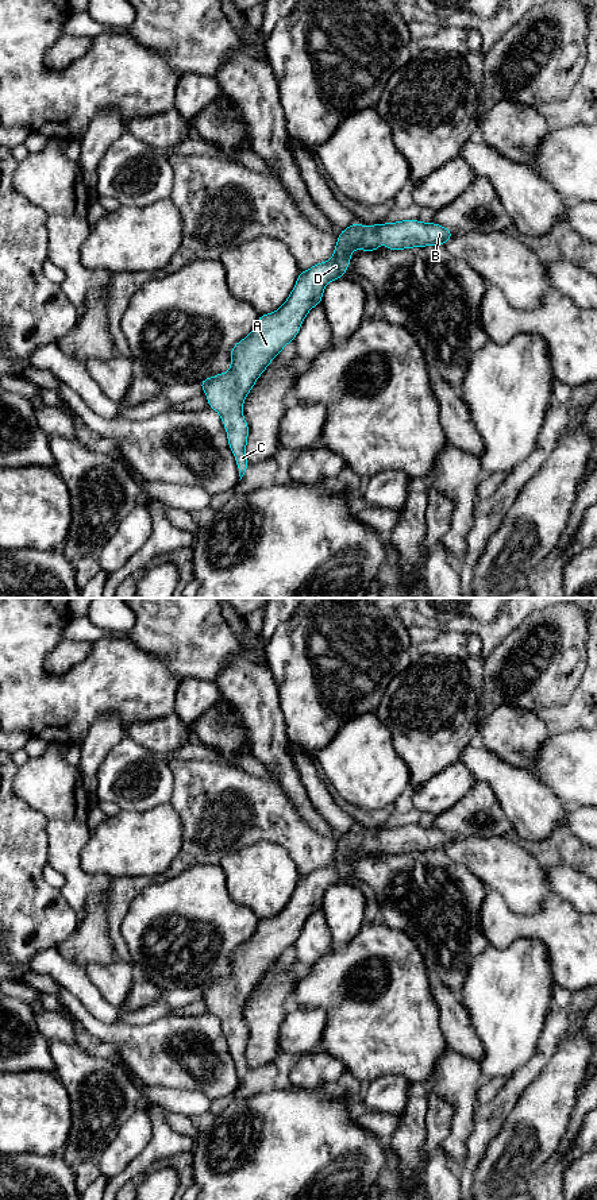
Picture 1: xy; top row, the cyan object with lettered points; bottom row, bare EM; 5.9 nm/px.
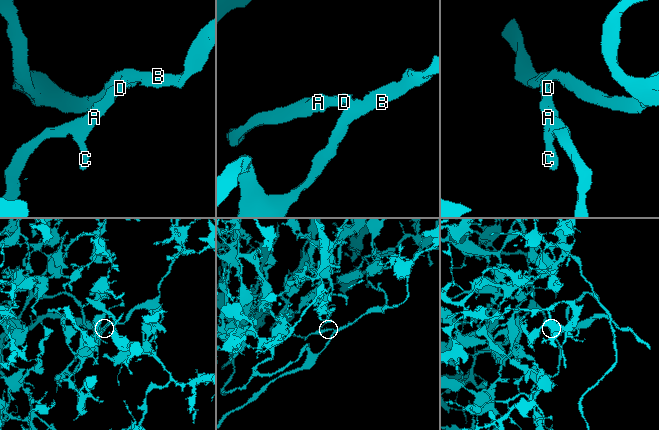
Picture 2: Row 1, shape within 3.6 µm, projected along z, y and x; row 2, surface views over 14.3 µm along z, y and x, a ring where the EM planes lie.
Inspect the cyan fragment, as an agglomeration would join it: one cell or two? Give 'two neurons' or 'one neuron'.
one neuron

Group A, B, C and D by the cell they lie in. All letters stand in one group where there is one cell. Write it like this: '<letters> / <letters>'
A B C D

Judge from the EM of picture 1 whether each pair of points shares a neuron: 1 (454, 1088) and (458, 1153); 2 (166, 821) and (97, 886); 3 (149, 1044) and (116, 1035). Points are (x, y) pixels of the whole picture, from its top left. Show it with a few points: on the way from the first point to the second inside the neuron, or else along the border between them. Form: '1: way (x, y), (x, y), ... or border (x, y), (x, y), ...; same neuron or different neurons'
1: way (461, 1104), (461, 1131), (458, 1137); same neuron
2: border (80, 857), (87, 872), (111, 879); different neurons
3: way (141, 1044), (133, 1042), (124, 1035); same neuron

